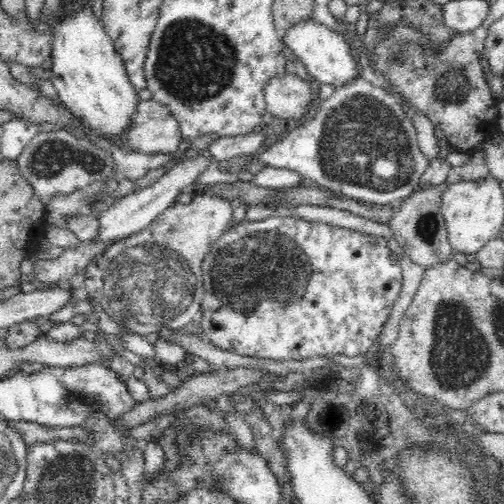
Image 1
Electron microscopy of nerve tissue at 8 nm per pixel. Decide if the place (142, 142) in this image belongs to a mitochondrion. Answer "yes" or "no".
no

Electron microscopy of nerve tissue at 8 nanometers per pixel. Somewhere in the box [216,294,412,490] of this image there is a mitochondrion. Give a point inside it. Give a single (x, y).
(332, 416)

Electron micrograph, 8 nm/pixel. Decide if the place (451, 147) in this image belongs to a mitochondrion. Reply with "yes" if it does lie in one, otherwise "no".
no

